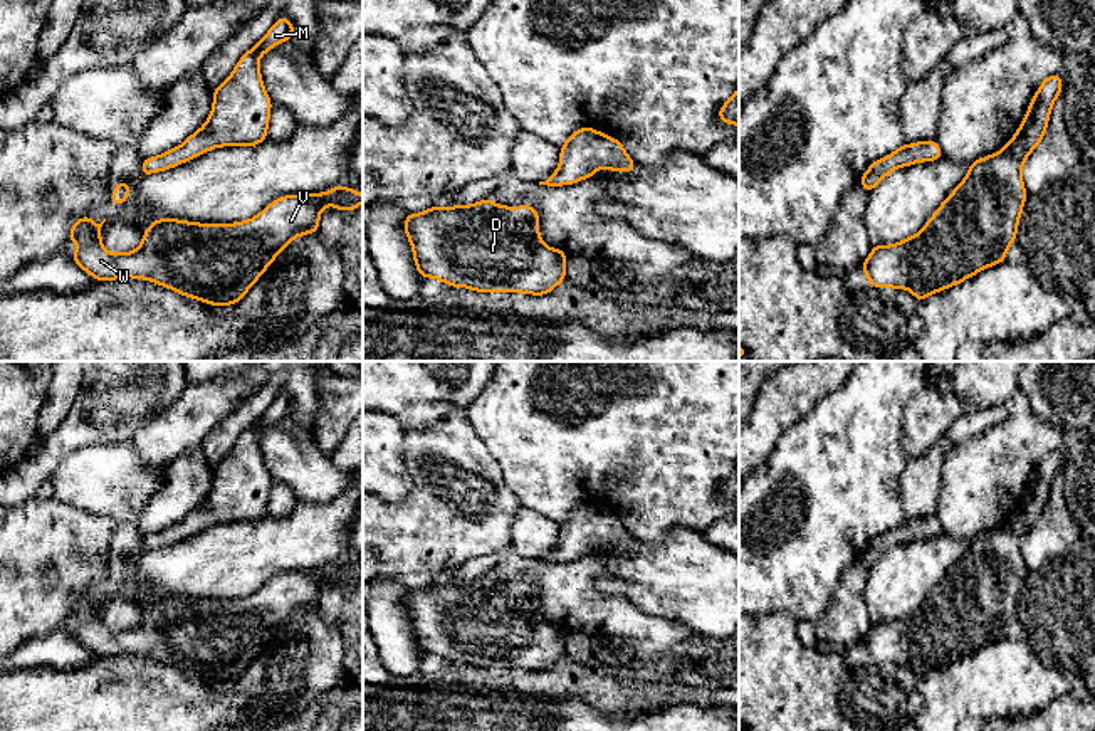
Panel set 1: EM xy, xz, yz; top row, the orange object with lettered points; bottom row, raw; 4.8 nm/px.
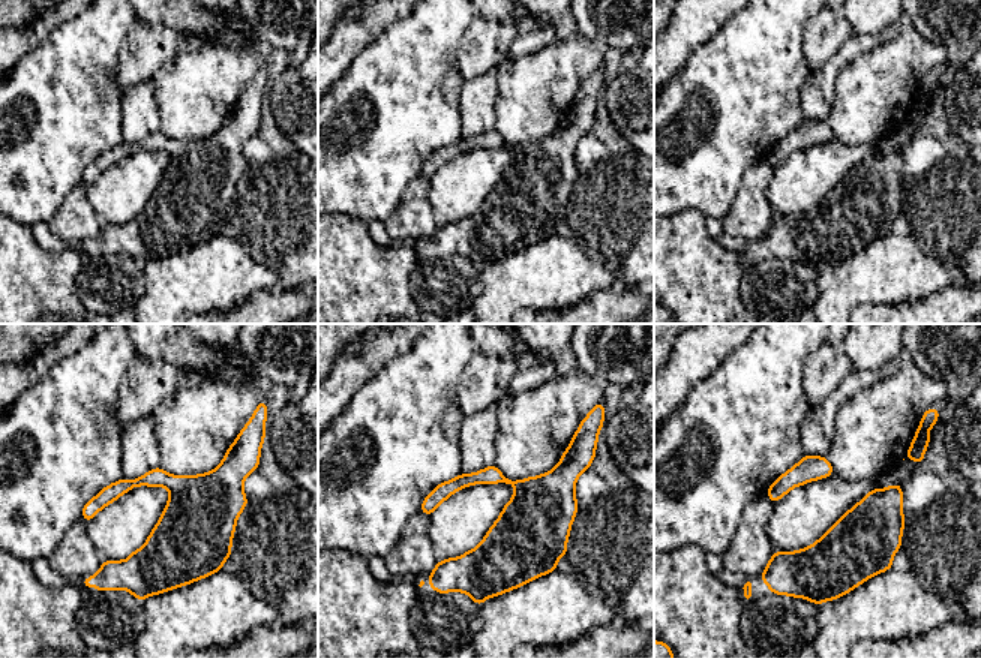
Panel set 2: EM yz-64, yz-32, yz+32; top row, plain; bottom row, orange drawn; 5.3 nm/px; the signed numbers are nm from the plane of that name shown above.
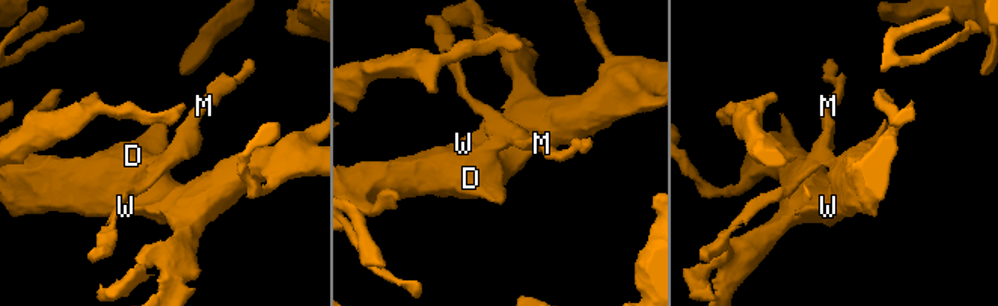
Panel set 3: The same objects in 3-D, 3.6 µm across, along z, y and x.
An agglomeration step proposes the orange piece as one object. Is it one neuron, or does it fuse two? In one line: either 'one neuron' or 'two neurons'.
one neuron

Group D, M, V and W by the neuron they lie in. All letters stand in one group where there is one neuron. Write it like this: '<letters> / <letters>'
D M V W

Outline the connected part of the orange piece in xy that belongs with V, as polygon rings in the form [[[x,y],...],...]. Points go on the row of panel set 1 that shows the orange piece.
[[[339,185],[326,193],[280,197],[257,217],[237,224],[196,224],[158,218],[146,227],[139,247],[124,254],[113,254],[102,247],[101,227],[106,218],[96,225],[89,213],[72,224],[67,242],[79,244],[71,259],[96,281],[146,279],[207,304],[230,306],[245,296],[289,242],[299,235],[319,234],[319,215],[324,207],[333,205],[341,212],[354,212],[361,203],[363,193]]]

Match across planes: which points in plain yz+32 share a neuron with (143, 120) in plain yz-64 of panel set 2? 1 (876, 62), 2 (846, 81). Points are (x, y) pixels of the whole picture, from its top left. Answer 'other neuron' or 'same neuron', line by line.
1: other neuron
2: other neuron

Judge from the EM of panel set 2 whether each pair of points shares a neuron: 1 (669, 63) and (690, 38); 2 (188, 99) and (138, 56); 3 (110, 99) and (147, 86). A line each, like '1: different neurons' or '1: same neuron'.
1: same neuron
2: different neurons
3: different neurons

